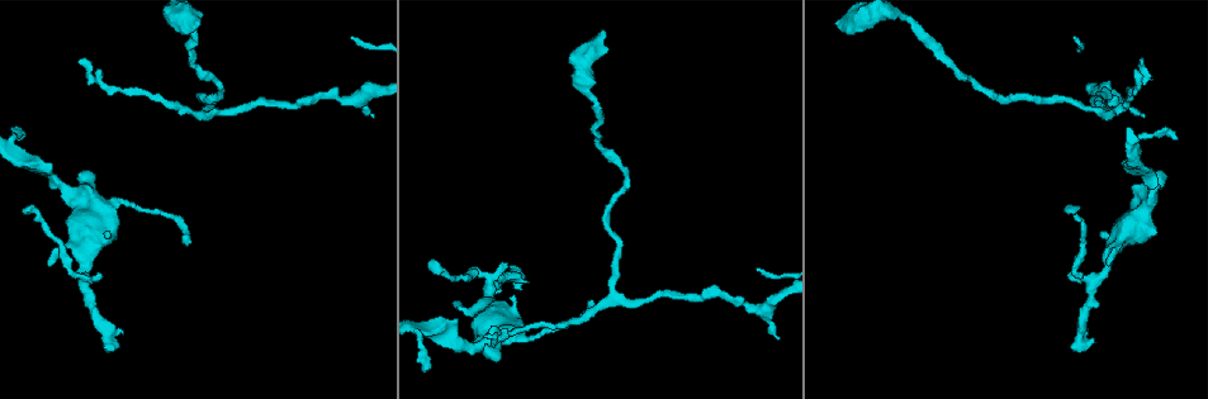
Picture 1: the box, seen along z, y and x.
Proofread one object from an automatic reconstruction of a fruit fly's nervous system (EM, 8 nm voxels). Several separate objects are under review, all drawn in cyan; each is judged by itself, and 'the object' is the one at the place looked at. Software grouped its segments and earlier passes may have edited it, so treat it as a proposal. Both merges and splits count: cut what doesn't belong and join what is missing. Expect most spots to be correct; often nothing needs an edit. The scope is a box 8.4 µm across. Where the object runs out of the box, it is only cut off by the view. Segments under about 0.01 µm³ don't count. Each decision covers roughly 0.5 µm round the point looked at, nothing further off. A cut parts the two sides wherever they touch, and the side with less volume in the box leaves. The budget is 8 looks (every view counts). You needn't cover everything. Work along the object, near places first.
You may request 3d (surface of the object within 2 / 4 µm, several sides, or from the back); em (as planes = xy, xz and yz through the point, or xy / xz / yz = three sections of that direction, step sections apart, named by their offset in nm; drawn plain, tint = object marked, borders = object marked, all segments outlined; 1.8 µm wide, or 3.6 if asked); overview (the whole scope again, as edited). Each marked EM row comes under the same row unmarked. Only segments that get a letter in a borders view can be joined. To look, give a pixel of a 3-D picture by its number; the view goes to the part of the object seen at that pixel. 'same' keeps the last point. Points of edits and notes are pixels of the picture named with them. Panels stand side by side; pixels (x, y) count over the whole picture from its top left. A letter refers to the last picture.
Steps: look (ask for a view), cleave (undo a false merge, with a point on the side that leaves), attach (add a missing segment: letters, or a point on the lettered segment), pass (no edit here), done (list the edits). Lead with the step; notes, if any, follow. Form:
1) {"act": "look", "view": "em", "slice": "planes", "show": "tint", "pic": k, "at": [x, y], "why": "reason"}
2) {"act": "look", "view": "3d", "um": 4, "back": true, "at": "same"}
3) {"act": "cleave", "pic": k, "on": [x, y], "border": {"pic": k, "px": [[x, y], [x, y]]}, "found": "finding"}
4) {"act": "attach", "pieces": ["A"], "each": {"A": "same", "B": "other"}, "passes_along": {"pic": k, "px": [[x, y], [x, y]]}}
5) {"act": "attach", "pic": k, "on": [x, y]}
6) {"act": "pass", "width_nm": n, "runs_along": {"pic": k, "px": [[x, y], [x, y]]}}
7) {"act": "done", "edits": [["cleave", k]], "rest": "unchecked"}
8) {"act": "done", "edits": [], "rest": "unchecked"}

{"act": "look", "view": "em", "um": 3.6, "slice": "planes", "show": "borders", "pic": 1, "at": [518, 268], "why": "branch stops here"}

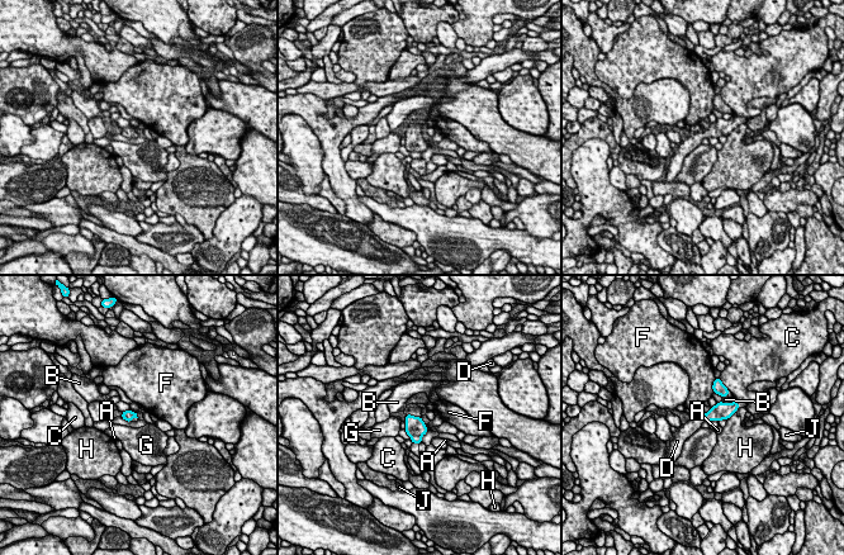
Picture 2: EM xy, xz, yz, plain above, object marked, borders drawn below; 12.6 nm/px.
{"act": "attach", "pieces": ["D"], "longest_contact_nm": ["D", 220], "each": {"A": "other", "B": "other", "C": "other", "D": "same", "F": "other", "G": "other", "H": "other", "J": "other"}, "found": "it goes on there"}

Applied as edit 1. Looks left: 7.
{"act": "look", "view": "overview", "why": "see it whole again"}

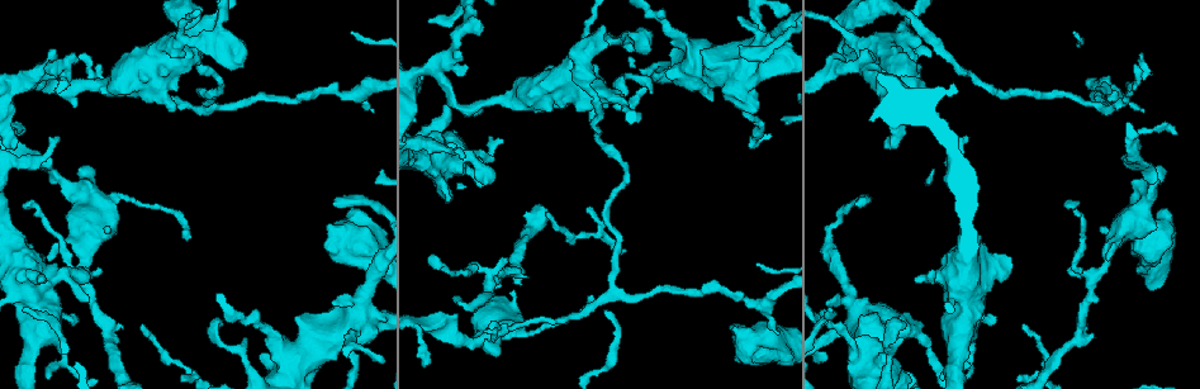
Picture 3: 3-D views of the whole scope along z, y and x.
{"act": "look", "view": "em", "slice": "xz", "step": 16, "show": "borders", "pic": 3, "at": [25, 206], "why": "an open end"}

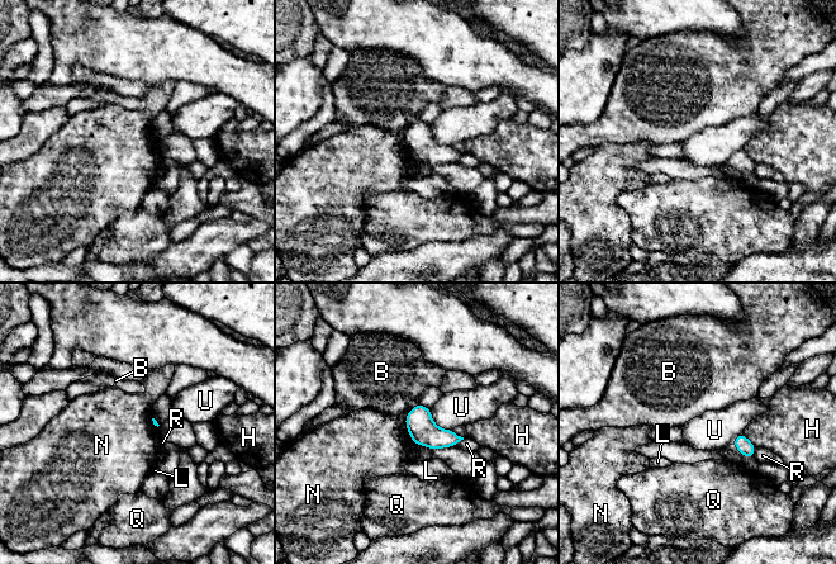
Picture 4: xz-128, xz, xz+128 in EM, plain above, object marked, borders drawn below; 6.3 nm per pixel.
{"act": "pass", "each": {"B": "other", "H": "other", "L": "other", "N": "other", "Q": "other", "R": "other", "U": "other"}, "found": "no lettered segment goes on from it"}

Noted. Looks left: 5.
{"act": "done", "edits": [["attach", 2]], "rest": "unchecked"}

